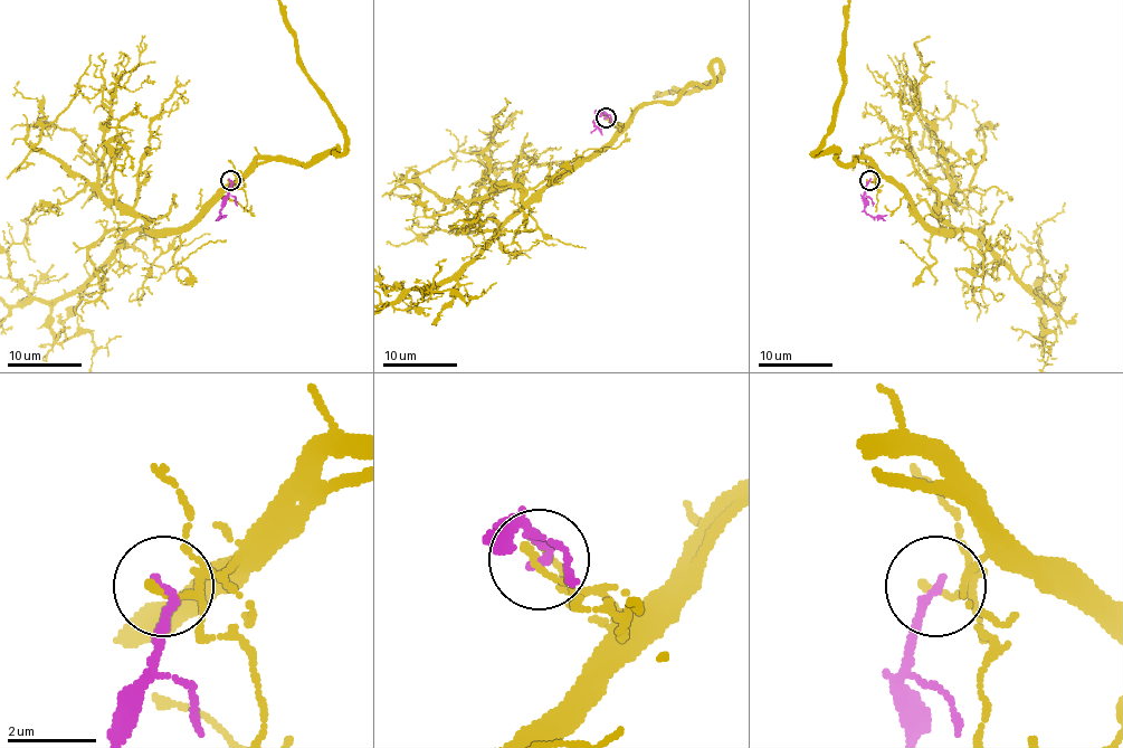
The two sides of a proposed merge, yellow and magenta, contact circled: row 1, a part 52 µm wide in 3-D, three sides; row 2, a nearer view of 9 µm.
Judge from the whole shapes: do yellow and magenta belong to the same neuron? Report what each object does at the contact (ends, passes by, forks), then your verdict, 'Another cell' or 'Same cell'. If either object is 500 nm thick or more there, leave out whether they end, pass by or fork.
At the ring yellow ends. At the ring magenta ends. Another cell

